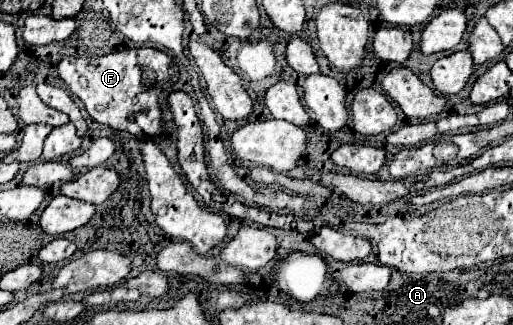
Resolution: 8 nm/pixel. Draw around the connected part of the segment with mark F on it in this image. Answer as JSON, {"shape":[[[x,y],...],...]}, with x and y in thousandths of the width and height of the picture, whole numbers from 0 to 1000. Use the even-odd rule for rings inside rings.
{"shape":[[[242,151],[187,182],[125,175],[113,200],[117,243],[136,268],[136,280],[164,317],[172,354],[199,385],[211,385],[230,403],[246,403],[261,422],[308,422],[320,409],[316,335],[308,323],[308,292],[324,262],[327,268],[347,243],[343,188],[308,151]],[[277,206],[292,206],[308,243],[296,274],[281,274],[273,255]]]}

